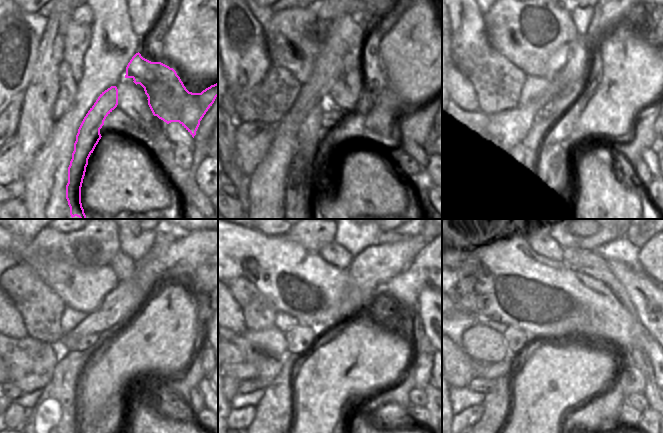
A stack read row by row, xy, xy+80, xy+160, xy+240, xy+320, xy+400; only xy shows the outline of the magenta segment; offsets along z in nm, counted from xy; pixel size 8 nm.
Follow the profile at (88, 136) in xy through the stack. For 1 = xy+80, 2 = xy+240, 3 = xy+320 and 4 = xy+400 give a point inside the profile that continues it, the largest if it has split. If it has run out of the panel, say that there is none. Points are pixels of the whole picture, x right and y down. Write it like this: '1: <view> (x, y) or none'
1: xy+80 (310, 132)
2: xy+240 (51, 422)
3: xy+320 (274, 411)
4: xy+400 (496, 405)

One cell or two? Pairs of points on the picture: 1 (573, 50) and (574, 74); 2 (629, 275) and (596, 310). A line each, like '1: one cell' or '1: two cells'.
1: one cell
2: two cells

